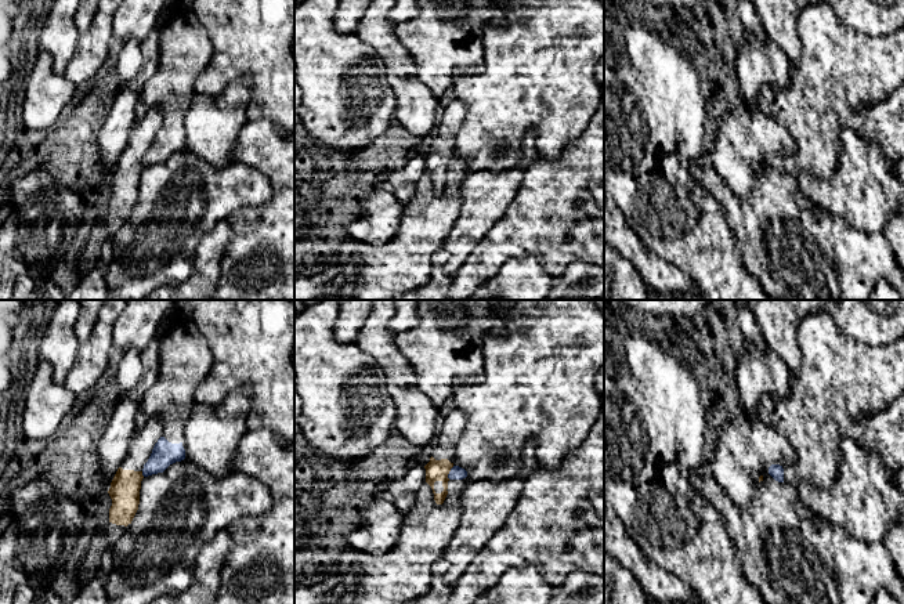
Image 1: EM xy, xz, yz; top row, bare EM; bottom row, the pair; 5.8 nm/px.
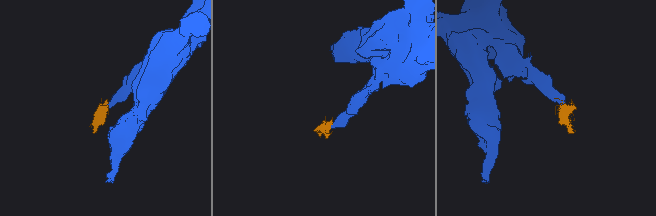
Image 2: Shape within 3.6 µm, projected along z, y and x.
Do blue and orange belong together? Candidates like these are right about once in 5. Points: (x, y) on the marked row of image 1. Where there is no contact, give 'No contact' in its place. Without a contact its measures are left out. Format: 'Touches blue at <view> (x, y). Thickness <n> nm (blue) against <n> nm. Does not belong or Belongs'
Touches blue at xz (449, 473). Thickness 80 nm (blue) against 130 nm. Does not belong

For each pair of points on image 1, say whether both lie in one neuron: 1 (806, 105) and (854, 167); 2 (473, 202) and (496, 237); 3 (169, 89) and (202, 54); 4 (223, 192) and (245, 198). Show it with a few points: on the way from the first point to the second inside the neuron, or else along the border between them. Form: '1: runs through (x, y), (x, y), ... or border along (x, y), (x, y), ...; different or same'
1: border along (848, 125), (839, 131), (838, 167), (824, 178); different
2: border along (512, 202), (470, 252); different
3: runs through (176, 80), (194, 62); same
4: runs through (228, 192), (239, 192); same

